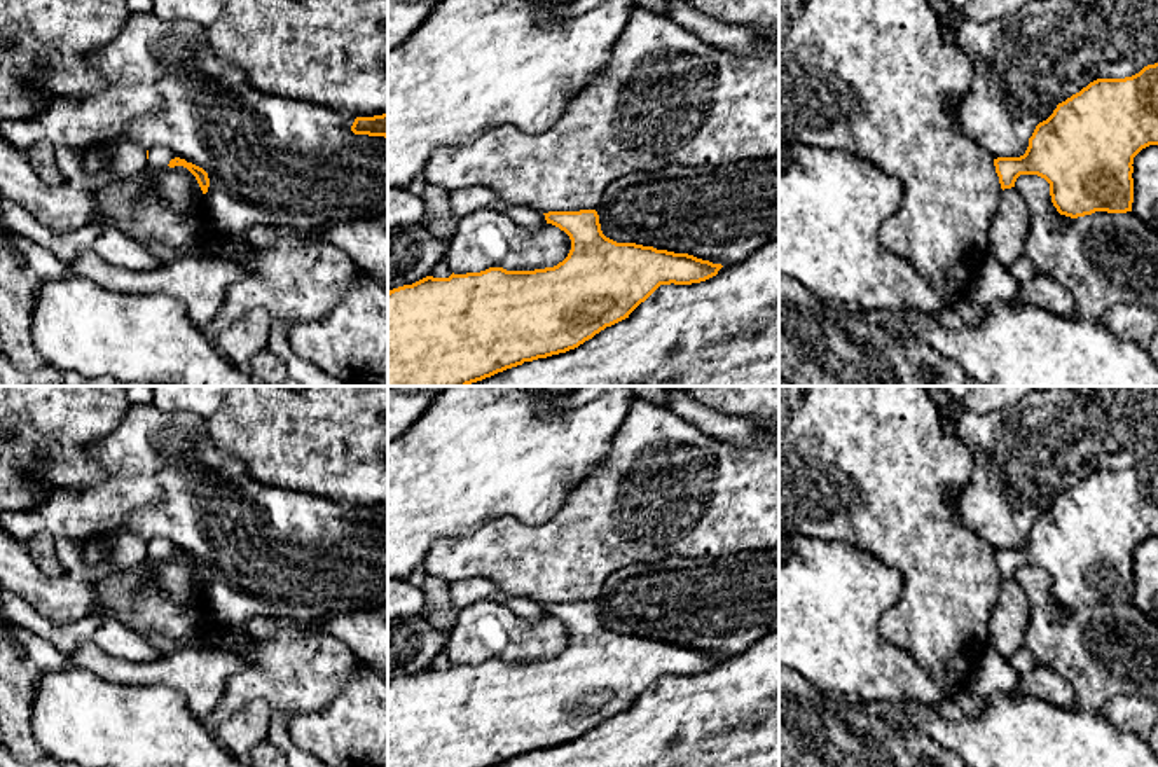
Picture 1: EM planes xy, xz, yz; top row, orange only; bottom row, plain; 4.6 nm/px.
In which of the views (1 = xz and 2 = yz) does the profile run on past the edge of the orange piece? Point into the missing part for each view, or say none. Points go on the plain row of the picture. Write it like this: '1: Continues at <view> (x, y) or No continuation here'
1: No continuation here
2: No continuation here

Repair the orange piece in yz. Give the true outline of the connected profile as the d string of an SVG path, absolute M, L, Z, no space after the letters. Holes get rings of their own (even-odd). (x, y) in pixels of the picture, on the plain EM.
M1158 454L1132 468L1090 473L1036 517L1024 547L997 549L994 557L1003 582L1020 566L1044 570L1060 606L1127 605L1134 594L1134 549L1149 536L1158 536Z

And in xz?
M596 601L543 606L571 631L568 648L554 659L426 667L388 683L388 767L494 767L566 744L629 709L660 676L700 674L723 659L688 645L617 634L603 625Z

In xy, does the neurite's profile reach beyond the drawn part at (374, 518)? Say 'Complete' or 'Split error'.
Complete

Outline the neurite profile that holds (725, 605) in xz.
M779 547L720 559L667 557L613 571L596 599L601 622L617 634L688 645L730 657L779 631Z

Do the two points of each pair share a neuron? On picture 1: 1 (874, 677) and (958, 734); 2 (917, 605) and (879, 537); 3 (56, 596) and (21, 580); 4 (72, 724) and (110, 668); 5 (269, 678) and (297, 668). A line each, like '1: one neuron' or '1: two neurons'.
1: two neurons
2: one neuron
3: one neuron
4: two neurons
5: one neuron

